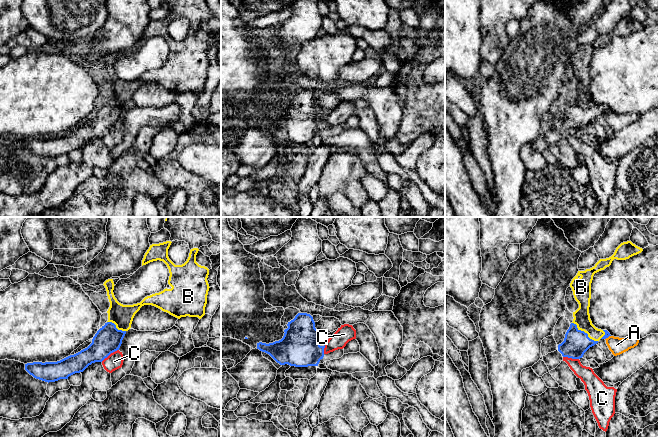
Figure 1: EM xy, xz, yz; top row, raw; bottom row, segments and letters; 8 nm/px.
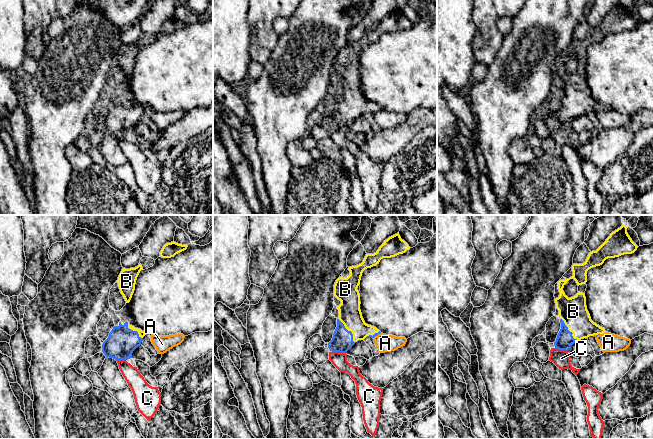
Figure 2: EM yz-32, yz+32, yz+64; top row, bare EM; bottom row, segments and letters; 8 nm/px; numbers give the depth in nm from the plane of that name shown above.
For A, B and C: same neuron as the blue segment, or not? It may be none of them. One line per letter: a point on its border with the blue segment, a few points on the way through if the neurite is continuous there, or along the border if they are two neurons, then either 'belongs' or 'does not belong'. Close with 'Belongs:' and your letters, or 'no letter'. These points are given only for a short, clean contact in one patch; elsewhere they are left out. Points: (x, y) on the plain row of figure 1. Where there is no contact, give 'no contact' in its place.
A: meets blue in yz at (607, 113); border along yz (610, 111), (605, 115); does not belong
B: meets blue in yz at (584, 108); runs through yz (576, 118), (584, 108), (581, 92); belongs
C: meets blue in xy at (109, 130); border along xy (118, 125), (111, 128), (101, 137); does not belong
Belongs: B

